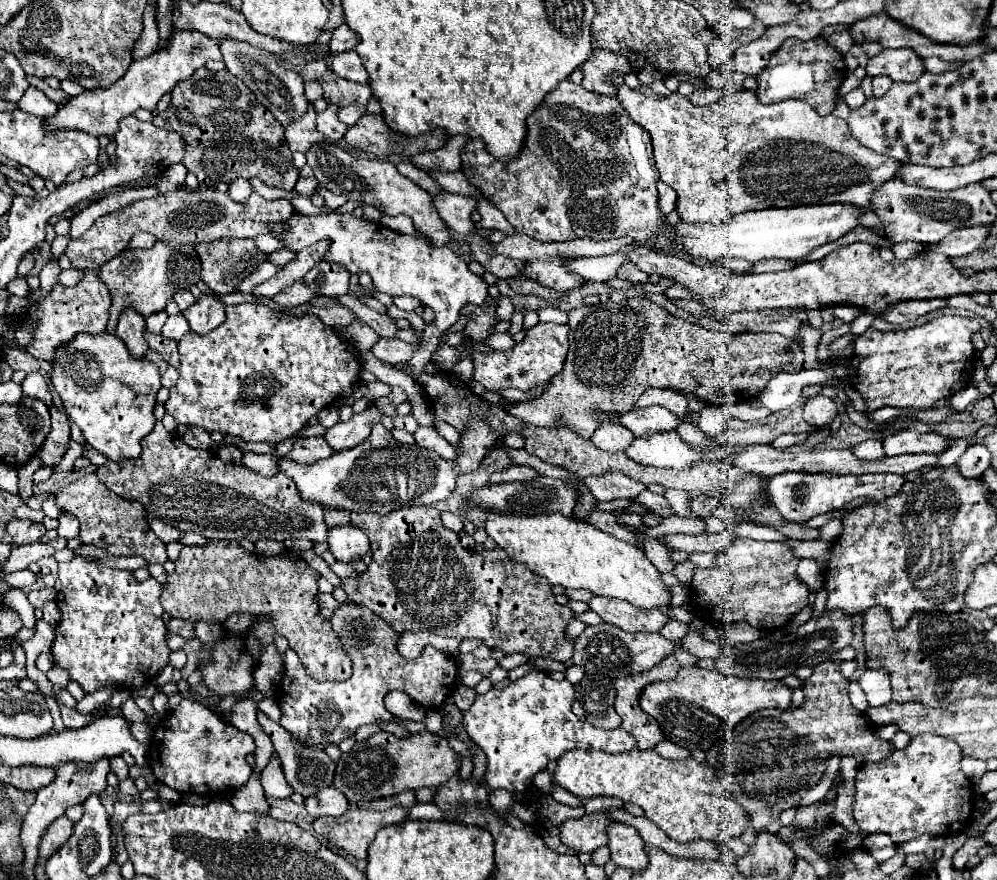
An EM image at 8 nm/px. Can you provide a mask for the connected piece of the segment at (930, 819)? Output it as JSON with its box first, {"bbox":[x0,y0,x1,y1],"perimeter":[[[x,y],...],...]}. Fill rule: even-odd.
{"bbox":[852,733,974,843],"perimeter":[[[926,733],[912,737],[904,749],[894,751],[882,761],[864,763],[856,775],[856,797],[852,805],[852,813],[860,831],[886,833],[894,843],[906,843],[922,833],[952,835],[956,831],[964,831],[974,813],[974,787],[962,773],[960,759],[960,747],[952,739]]]}

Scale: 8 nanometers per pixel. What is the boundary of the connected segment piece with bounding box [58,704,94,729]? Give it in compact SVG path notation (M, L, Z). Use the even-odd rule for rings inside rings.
M58 704L62 716L62 720L66 728L77 729L86 726L94 721L94 717L88 714L81 714L74 709L70 709L64 705Z

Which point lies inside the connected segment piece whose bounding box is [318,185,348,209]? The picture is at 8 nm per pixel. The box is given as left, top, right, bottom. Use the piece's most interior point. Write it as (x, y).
(334, 201)

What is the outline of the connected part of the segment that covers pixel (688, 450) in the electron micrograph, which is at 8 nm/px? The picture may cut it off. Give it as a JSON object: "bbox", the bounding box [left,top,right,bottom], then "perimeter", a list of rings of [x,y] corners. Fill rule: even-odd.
{"bbox":[626,431,734,469],"perimeter":[[[668,431],[668,433],[648,433],[648,437],[636,437],[634,443],[626,449],[626,453],[630,459],[642,465],[680,469],[700,459],[728,461],[734,453],[734,447],[720,445],[714,447],[710,453],[708,451],[700,453],[690,445],[686,445],[676,431]]]}

